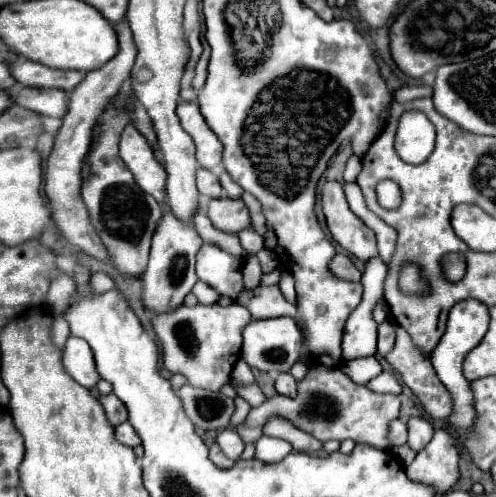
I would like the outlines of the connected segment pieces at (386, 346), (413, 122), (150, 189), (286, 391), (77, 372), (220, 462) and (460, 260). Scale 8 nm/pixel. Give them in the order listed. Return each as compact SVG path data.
M382 322L378 324L378 354L384 356L386 352L392 350L392 344L394 344L394 326L390 322Z
M406 110L398 118L394 148L398 156L408 164L422 164L434 148L436 130L424 112Z
M128 124L124 128L120 138L120 158L130 168L136 184L150 196L156 198L156 202L166 200L166 170L156 160L154 150L144 140L144 136L134 128L134 124Z
M280 374L276 378L276 390L284 396L296 396L296 380L290 374Z
M76 336L68 338L68 342L62 350L62 364L64 364L64 370L84 388L96 386L96 380L100 376L94 366L94 354L84 340L80 340Z
M216 444L210 448L210 460L212 460L218 468L232 468L232 466L234 466L234 462L232 462L232 460L228 460Z
M460 254L444 256L444 272L448 272L452 280L460 280L460 276L464 274L464 256Z

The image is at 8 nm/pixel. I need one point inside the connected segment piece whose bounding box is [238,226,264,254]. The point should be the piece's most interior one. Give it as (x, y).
(252, 241)

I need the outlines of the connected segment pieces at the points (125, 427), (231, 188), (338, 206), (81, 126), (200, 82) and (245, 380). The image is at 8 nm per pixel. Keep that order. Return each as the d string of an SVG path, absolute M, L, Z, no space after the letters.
M122 422L120 426L116 426L116 440L122 442L124 446L130 446L130 448L134 448L142 442L140 436L136 434L136 430L128 422Z
M222 172L220 174L220 184L222 184L222 188L226 190L226 194L228 194L228 198L242 198L242 194L244 194L244 190L226 174L226 172Z
M328 180L322 186L322 212L332 238L350 254L362 262L376 256L374 232L350 212L344 188L336 180Z
M118 24L116 26L118 32L118 40L120 40L120 52L116 58L112 58L108 64L104 64L104 68L100 70L92 70L88 72L86 80L80 82L74 90L72 90L72 100L70 100L70 110L64 116L62 128L56 136L56 144L52 148L52 154L48 158L48 166L46 166L46 196L50 198L50 206L52 206L52 218L54 224L62 230L64 238L74 244L76 248L80 248L82 252L94 256L96 260L104 260L104 246L98 242L98 236L94 232L94 228L90 226L88 214L84 210L84 204L80 204L80 196L78 196L78 188L80 188L80 168L82 168L82 160L88 154L90 142L92 142L92 132L100 118L100 114L104 112L106 104L118 94L120 86L130 78L130 70L132 64L136 60L136 46L132 40L132 34Z
M202 25L201 43L203 52L198 60L198 64L196 64L196 76L194 76L194 80L192 80L192 88L194 88L196 92L200 92L200 88L204 86L207 77L207 66L210 60L210 46L204 35L205 25Z
M239 358L234 365L231 377L232 380L237 382L240 386L246 386L248 383L253 383L255 381L251 368L242 358Z

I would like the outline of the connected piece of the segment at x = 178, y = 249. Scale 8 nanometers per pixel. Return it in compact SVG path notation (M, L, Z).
M170 212L164 214L162 224L156 228L156 234L152 238L152 250L150 250L150 262L142 276L142 304L152 314L166 314L170 310L176 310L184 298L192 292L192 286L198 282L198 276L194 272L194 258L200 250L202 240L194 230L194 224L182 224L176 220Z

